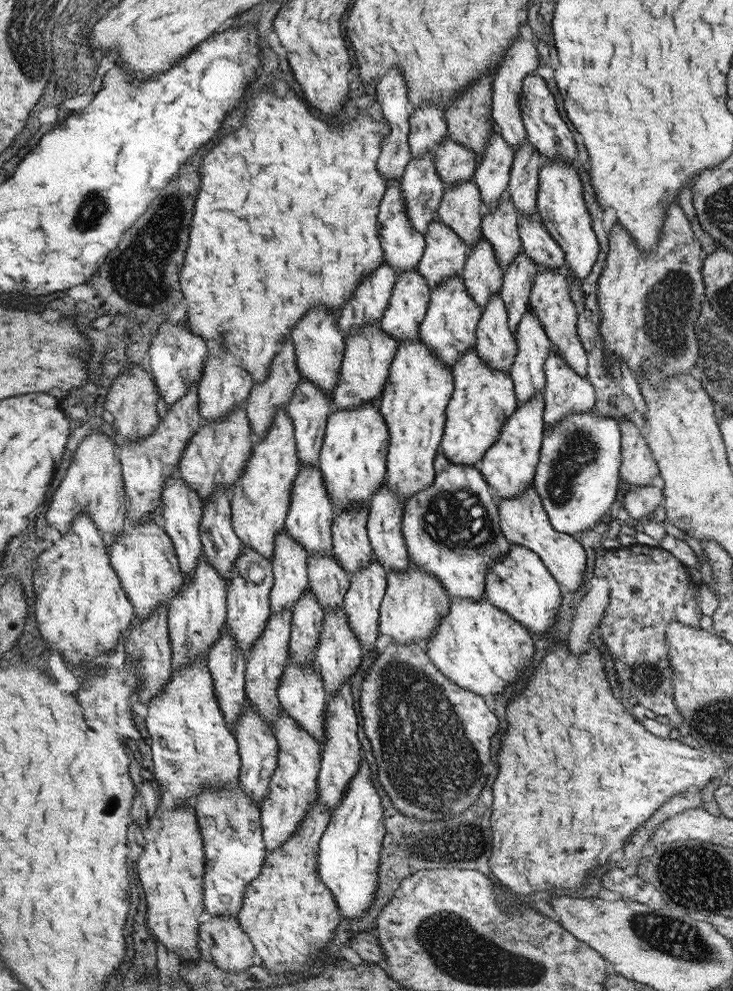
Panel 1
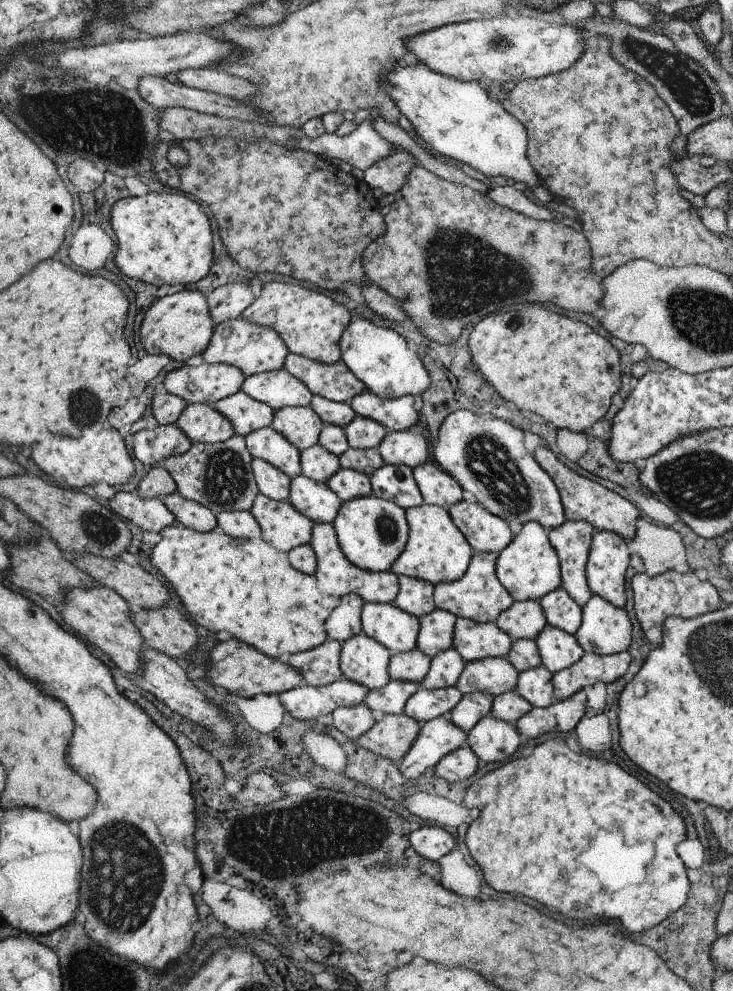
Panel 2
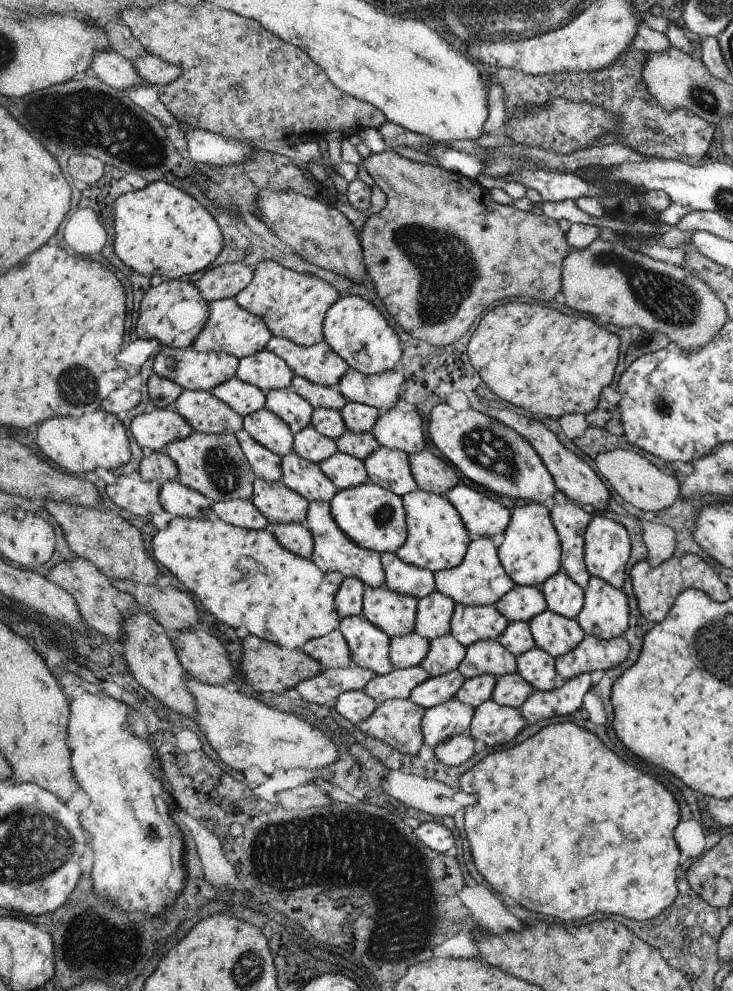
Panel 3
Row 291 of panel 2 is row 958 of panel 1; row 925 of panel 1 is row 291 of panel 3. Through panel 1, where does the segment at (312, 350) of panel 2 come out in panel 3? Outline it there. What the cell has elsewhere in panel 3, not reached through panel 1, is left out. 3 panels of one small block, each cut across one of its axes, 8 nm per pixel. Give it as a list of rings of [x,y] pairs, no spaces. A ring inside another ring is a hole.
[[[263,260],[255,268],[255,280],[235,296],[237,304],[253,316],[263,318],[271,334],[277,338],[287,338],[307,348],[323,342],[323,322],[331,304],[339,300],[337,290],[317,276],[299,274],[297,270],[289,270],[273,260]]]

